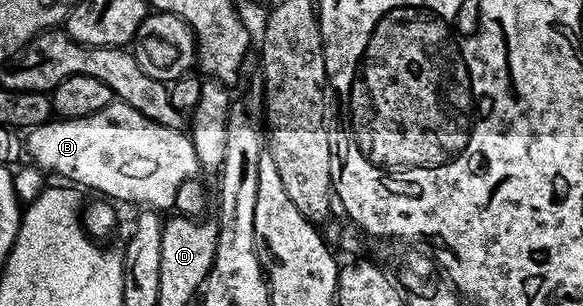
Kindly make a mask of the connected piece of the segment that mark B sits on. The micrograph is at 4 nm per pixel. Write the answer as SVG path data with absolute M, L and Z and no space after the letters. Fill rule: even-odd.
M113 102L105 106L105 110L80 120L55 118L30 129L25 136L25 152L29 160L31 156L30 163L44 174L56 172L59 176L68 176L72 180L68 181L80 189L92 188L100 197L110 198L115 202L124 200L127 204L143 204L139 206L146 206L151 210L174 209L181 182L194 180L201 172L193 142L186 131L161 126L145 118L145 114L133 110L133 106L122 102Z

